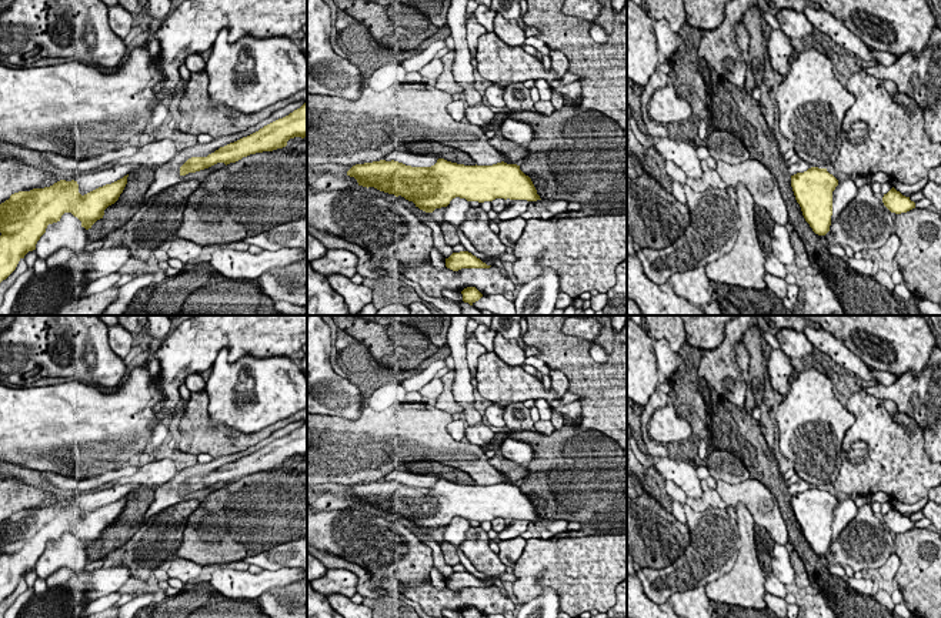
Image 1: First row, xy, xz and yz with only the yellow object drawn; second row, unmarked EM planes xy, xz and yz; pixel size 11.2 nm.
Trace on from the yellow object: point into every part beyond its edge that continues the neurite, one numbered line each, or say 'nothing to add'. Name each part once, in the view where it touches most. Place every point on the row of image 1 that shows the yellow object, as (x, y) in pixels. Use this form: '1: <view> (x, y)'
nothing to add

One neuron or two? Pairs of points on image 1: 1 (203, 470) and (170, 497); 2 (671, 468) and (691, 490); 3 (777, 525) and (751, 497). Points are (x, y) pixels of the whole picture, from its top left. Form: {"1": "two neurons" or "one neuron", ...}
{"1": "one neuron", "2": "one neuron", "3": "one neuron"}

